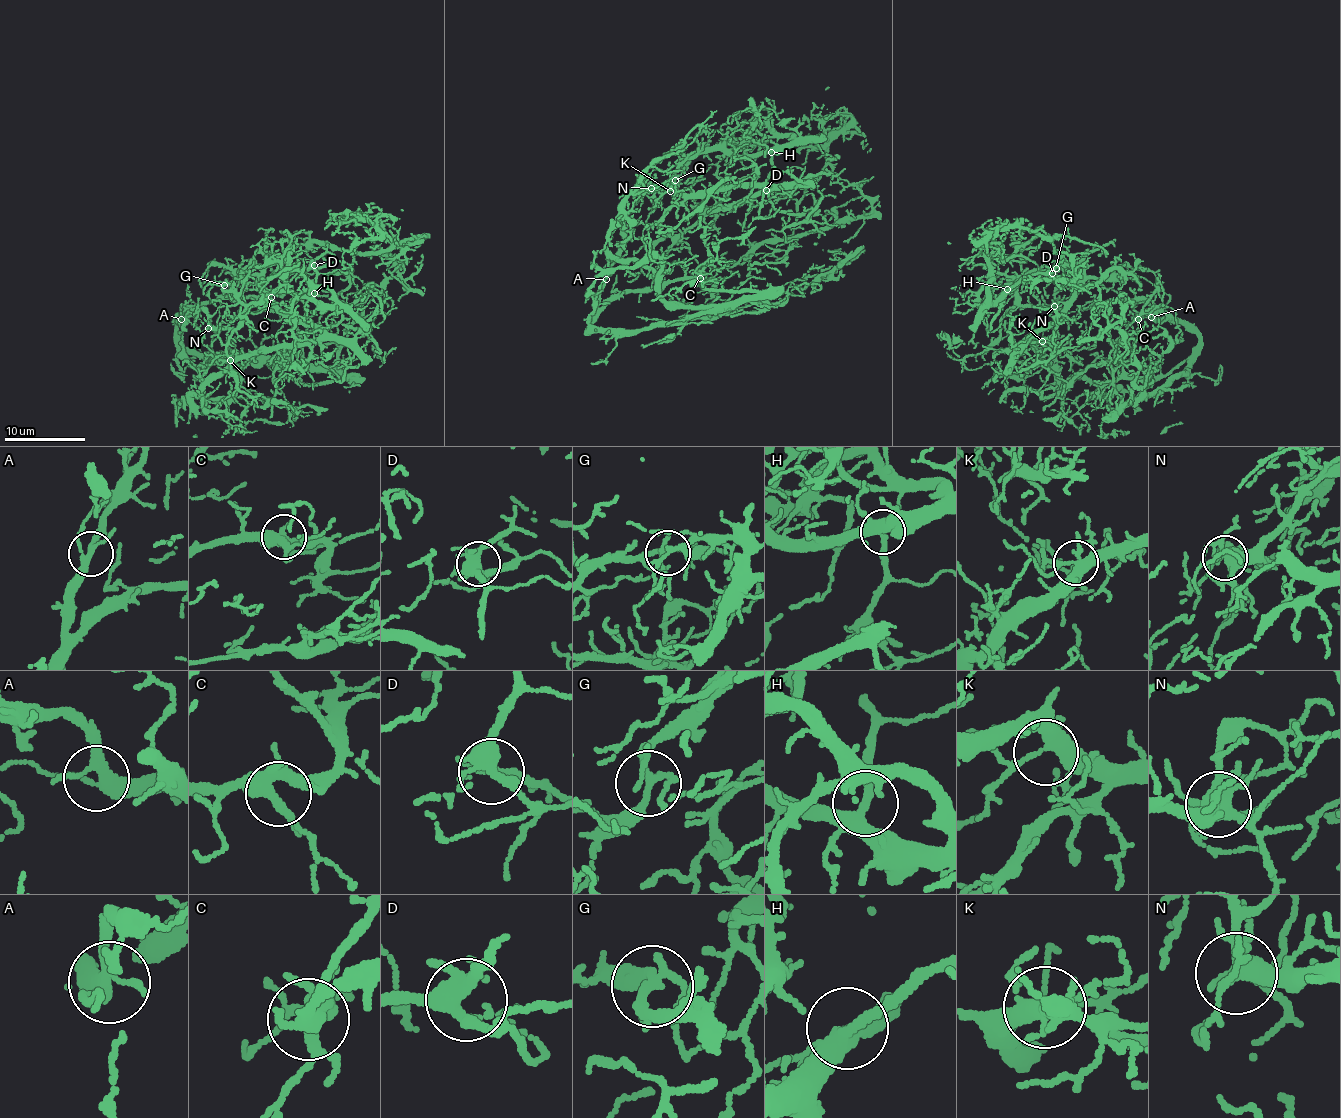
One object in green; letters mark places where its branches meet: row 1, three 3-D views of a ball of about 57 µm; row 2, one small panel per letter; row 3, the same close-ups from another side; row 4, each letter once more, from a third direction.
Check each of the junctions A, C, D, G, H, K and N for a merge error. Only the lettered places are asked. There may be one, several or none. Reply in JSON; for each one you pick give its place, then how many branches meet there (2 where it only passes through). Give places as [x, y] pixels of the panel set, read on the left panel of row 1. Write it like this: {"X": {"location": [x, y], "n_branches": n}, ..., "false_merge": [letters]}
{"false_merge": []}

